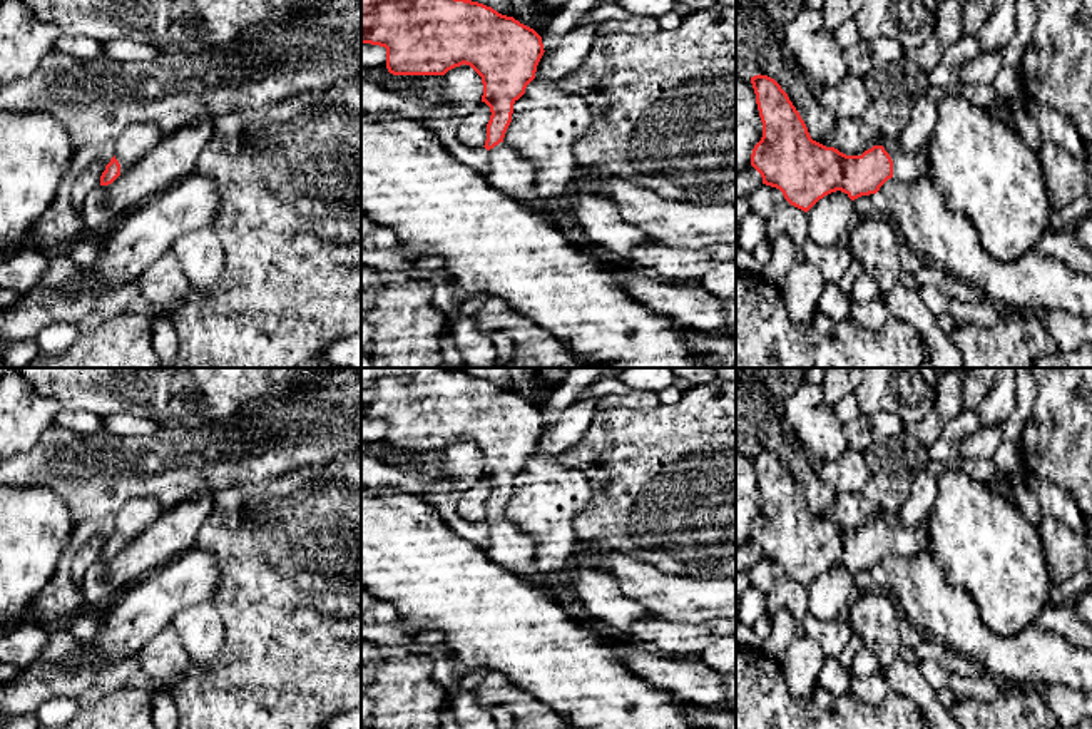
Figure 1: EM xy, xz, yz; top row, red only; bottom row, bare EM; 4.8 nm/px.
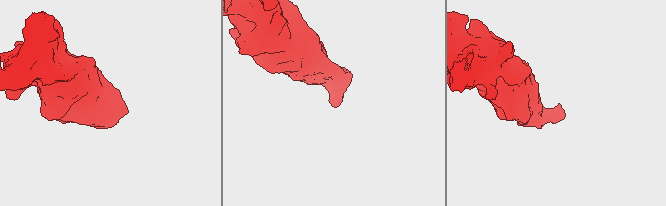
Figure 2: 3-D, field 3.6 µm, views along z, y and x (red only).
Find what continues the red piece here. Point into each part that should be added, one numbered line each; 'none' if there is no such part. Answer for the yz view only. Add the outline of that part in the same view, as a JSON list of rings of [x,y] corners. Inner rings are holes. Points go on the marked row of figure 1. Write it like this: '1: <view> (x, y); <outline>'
1: yz (907, 166); [[[883,137],[881,145],[893,161],[893,179],[910,182],[928,174],[930,169],[930,139],[915,152],[900,152],[896,139]]]

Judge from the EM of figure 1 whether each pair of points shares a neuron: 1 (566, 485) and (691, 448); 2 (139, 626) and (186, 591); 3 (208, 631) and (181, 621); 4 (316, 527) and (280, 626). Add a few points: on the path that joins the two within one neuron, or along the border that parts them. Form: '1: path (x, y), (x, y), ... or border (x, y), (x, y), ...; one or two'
1: border (557, 457), (591, 487), (592, 500), (576, 515); two
2: path (151, 614), (174, 591); one
3: path (201, 629), (188, 622); one
4: path (316, 552), (316, 589), (305, 601); one

